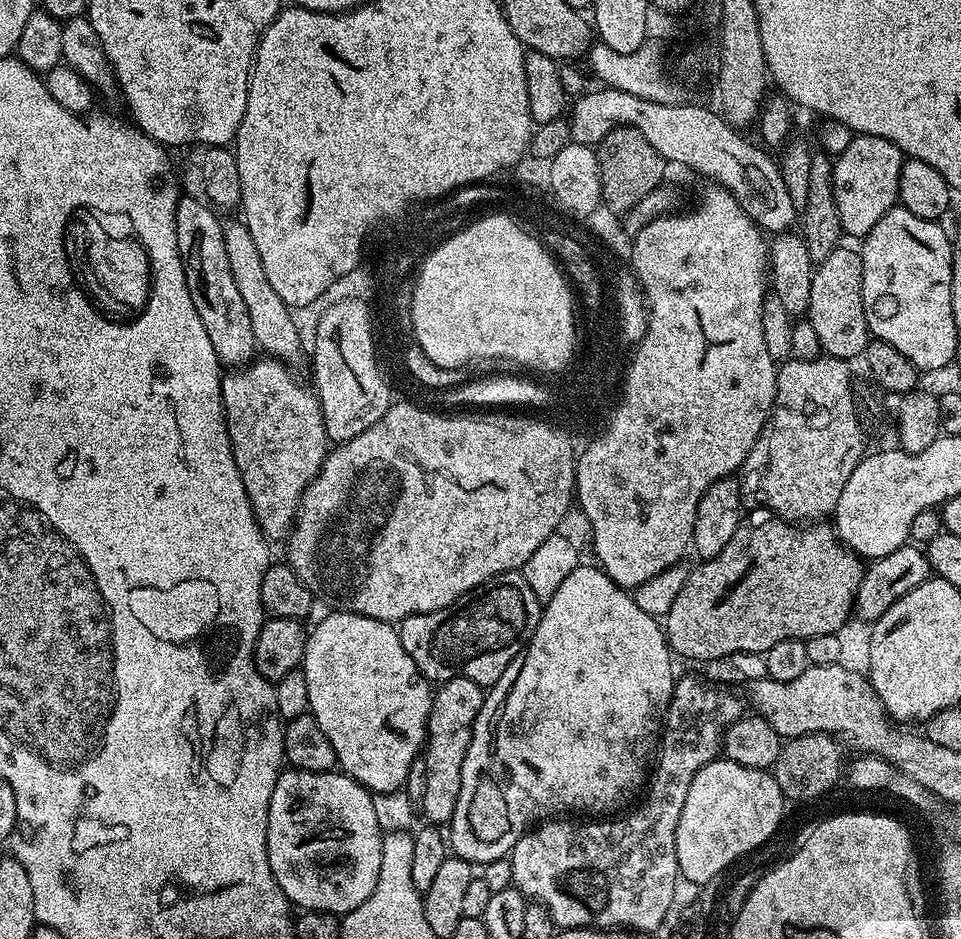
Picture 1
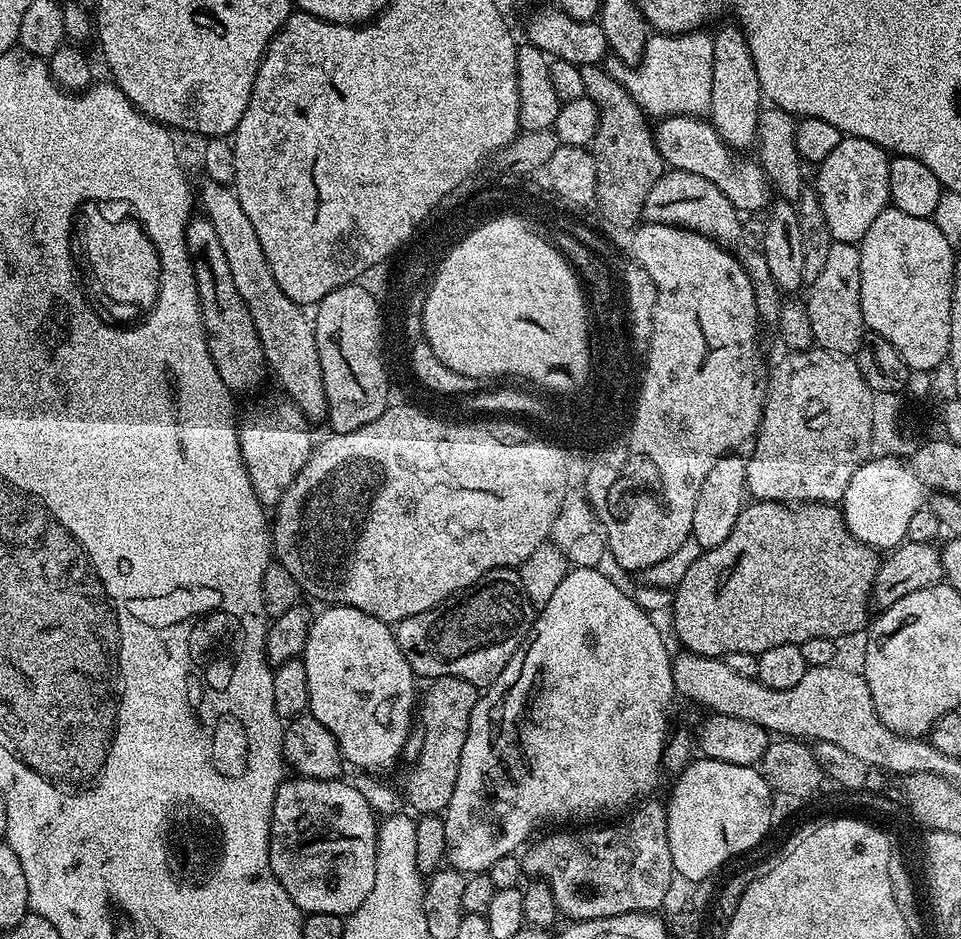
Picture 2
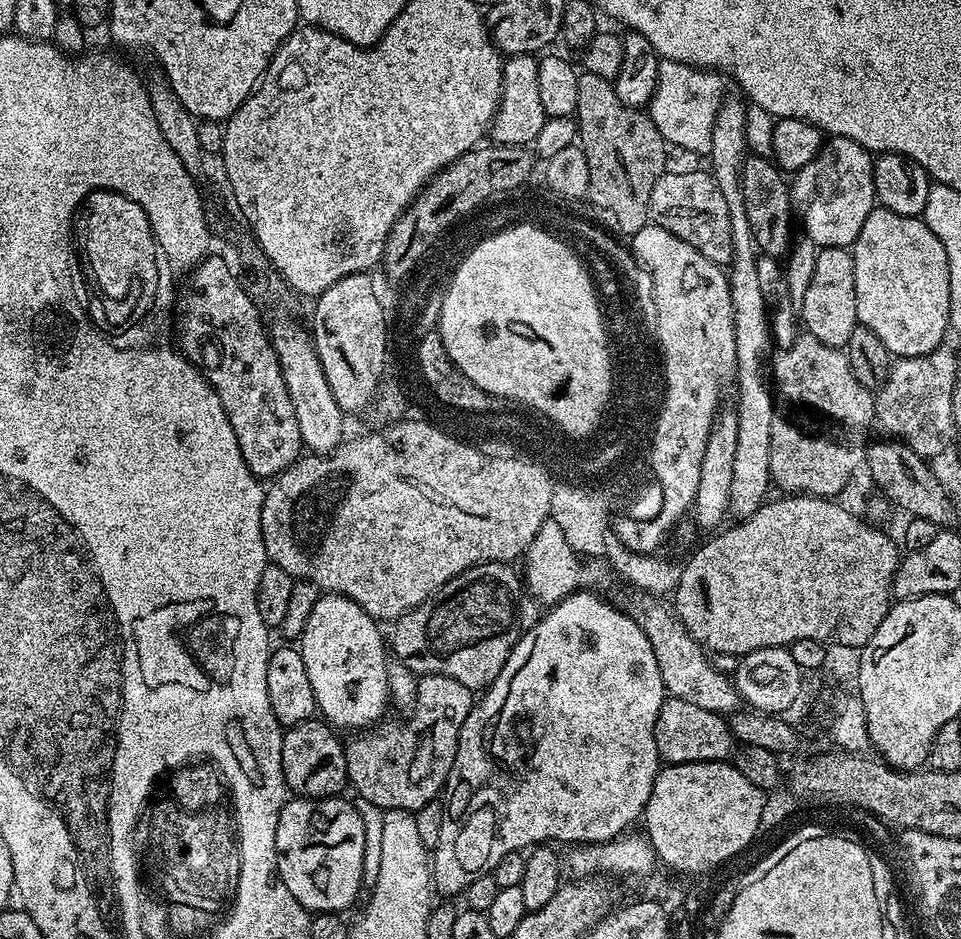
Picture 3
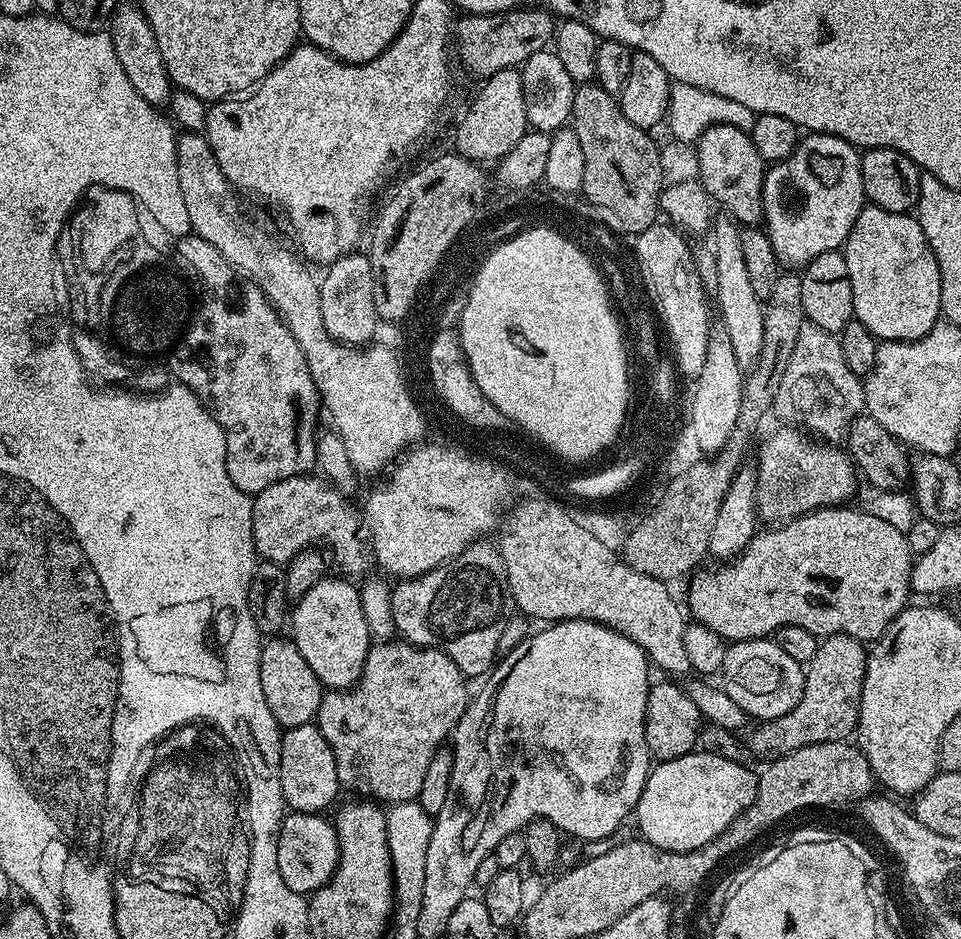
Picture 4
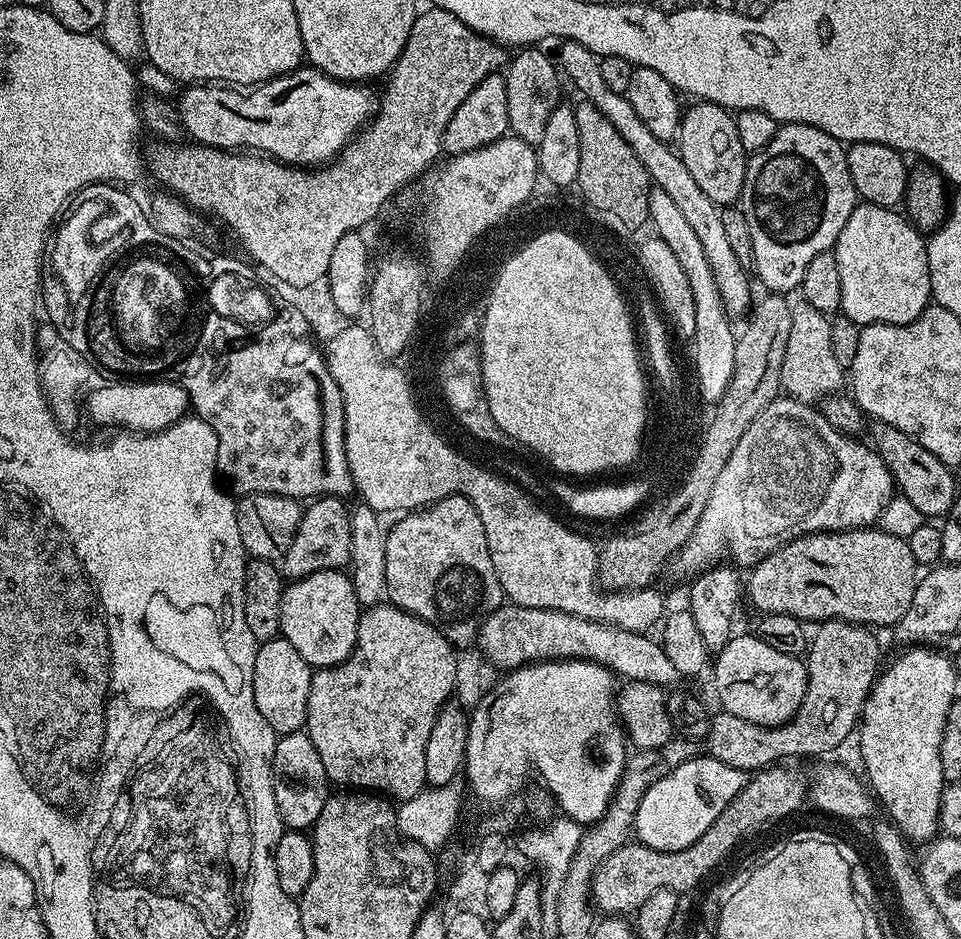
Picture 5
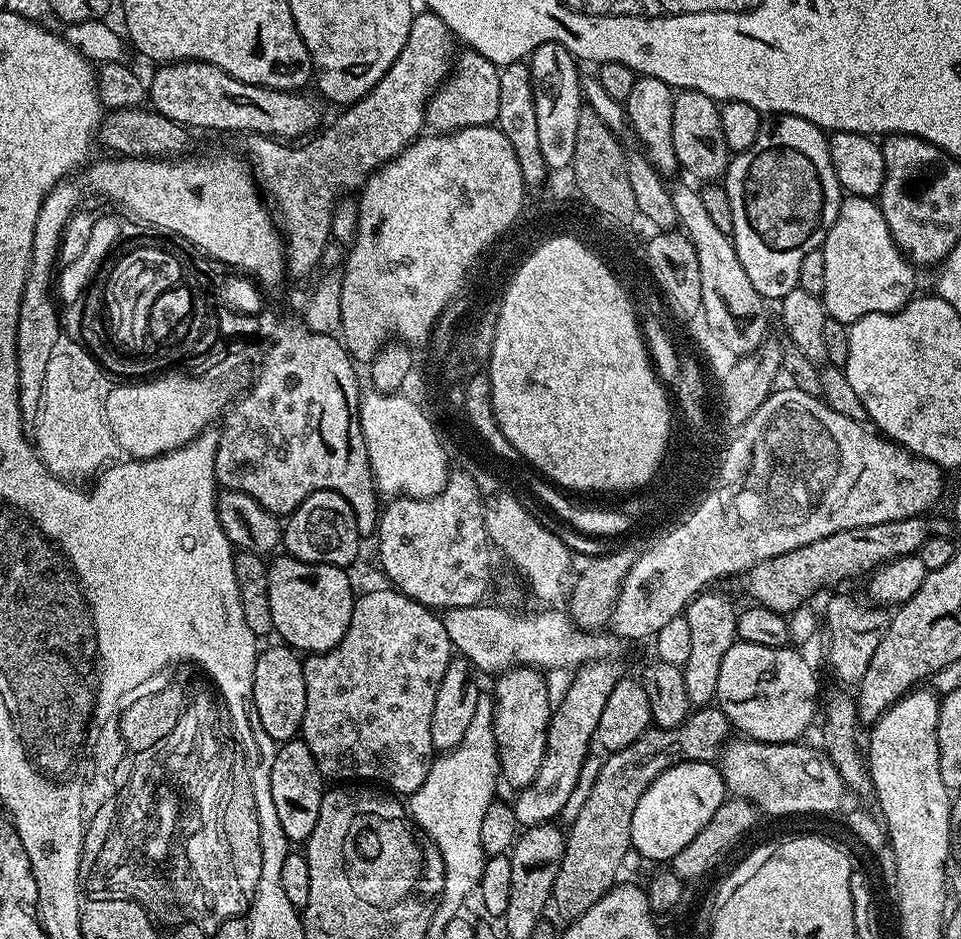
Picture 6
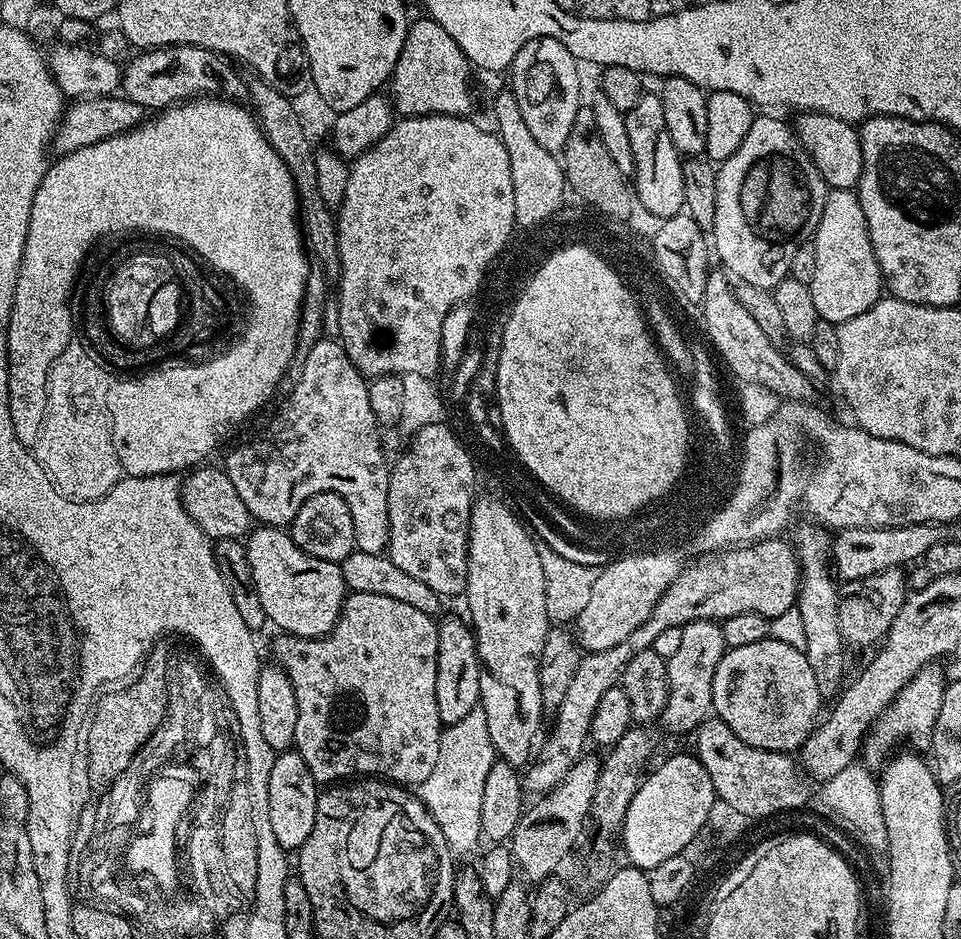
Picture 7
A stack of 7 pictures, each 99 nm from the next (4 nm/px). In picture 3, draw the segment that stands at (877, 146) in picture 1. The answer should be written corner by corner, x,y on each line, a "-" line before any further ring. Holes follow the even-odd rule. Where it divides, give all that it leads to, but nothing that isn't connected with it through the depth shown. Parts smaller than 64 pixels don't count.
834,136
825,139
819,154
794,173
790,180
791,207
807,239
820,248
848,248
856,241
862,222
877,207
873,159
873,153
858,142

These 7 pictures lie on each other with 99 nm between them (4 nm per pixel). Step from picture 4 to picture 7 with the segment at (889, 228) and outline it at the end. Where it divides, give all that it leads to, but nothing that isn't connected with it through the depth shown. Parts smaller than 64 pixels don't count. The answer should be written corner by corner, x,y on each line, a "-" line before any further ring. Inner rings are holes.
834,188
829,191
811,247
814,250
814,278
808,284
808,289
814,298
814,310
819,319
839,326
850,318
858,318
858,314
866,314
866,310
870,310
882,299
884,278
880,275
878,258
874,258
874,246
870,242
860,200
853,189

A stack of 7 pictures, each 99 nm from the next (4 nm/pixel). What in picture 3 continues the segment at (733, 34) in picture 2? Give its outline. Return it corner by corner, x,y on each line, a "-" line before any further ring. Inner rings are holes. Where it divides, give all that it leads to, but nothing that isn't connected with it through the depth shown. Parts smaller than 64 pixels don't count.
725,95
721,105
718,106
708,156
712,160
710,173
726,200
726,206
729,207
731,222
733,254
727,273
734,306
734,350
736,351
734,411
738,422
738,446
734,453
734,479
730,482
728,510
733,517
736,515
736,518
743,518
757,512
760,505
770,496
768,493
768,488
770,489
772,484
770,434
778,408
774,403
774,388
770,383
770,361
774,356
770,313
758,283
757,253
754,251
749,219
746,218
745,195
742,194
744,183
740,181
742,157
749,151
746,140
747,107
745,101
739,95
736,96

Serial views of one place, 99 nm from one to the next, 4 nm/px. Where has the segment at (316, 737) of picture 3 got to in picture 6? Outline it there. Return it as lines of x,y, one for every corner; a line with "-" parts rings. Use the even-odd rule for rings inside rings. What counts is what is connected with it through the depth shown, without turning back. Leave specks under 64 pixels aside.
300,738
283,741
276,749
274,766
270,770
270,794
274,798
278,822
282,822
288,841
306,842
310,838
318,822
318,810
325,791
326,781
314,762
314,754
310,754
310,746
306,746

